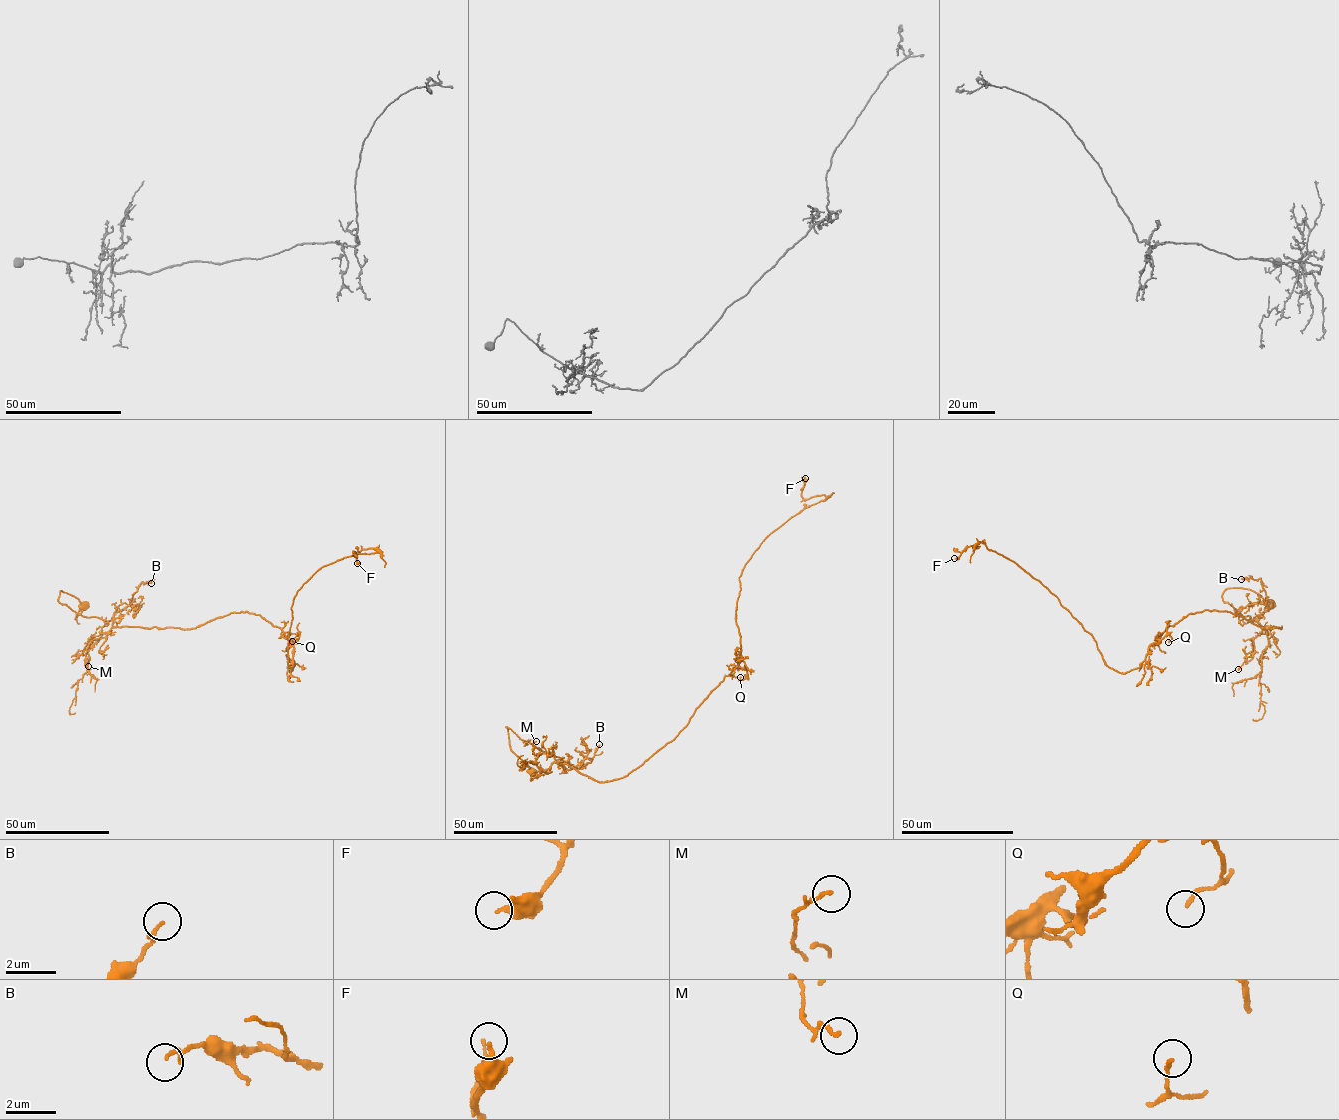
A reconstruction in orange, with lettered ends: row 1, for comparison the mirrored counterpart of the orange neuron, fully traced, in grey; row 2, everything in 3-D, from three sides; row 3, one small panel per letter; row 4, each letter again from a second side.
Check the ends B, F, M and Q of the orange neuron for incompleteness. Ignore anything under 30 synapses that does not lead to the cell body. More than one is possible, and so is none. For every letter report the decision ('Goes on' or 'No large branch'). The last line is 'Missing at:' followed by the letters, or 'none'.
B: No large branch
F: No large branch
M: No large branch
Q: No large branch
Missing at: none

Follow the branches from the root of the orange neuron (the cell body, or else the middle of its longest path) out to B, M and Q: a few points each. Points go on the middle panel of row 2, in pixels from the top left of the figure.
B: (532, 771), (511, 750), (506, 727), (539, 750), (560, 758), (566, 770), (579, 768), (589, 763), (599, 744)
M: (532, 771), (511, 750), (506, 727), (560, 762), (547, 753), (535, 755), (536, 741)
Q: (532, 771), (511, 750), (506, 727), (581, 773), (613, 781), (670, 742), (738, 666), (747, 672), (740, 677)

